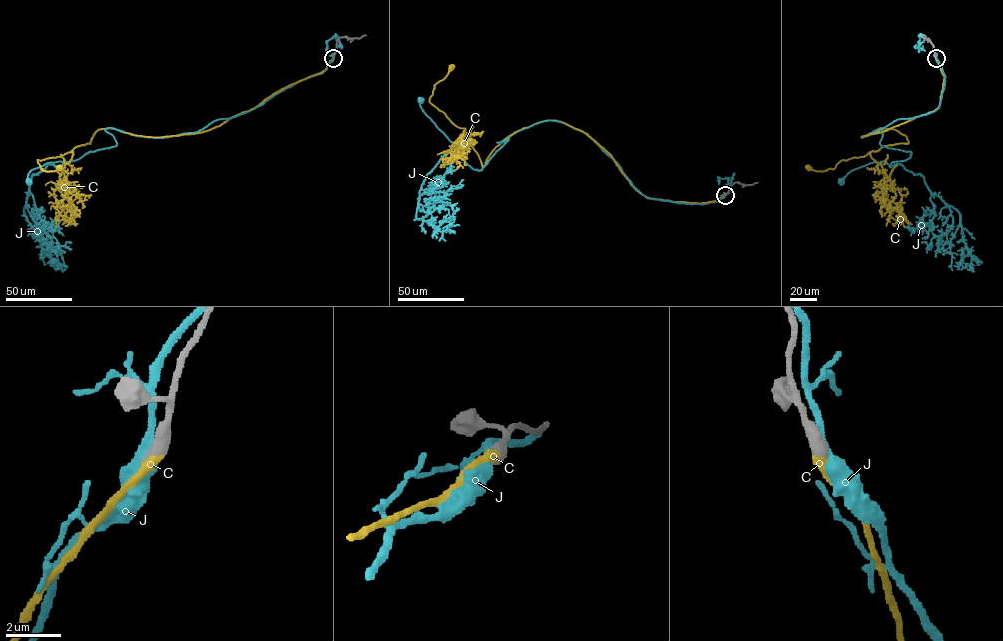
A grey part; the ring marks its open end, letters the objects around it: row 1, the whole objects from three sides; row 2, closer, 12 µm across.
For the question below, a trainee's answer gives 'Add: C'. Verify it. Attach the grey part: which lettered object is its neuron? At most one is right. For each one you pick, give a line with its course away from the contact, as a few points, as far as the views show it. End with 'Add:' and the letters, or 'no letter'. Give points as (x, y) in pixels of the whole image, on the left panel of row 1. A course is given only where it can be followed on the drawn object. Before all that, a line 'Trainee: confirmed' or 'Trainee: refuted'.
Trainee: confirmed
C: it runs (333, 58), (322, 72), (210, 130), (156, 137), (100, 129), (90, 144), (37, 160), (42, 170), (59, 168)
Add: C

